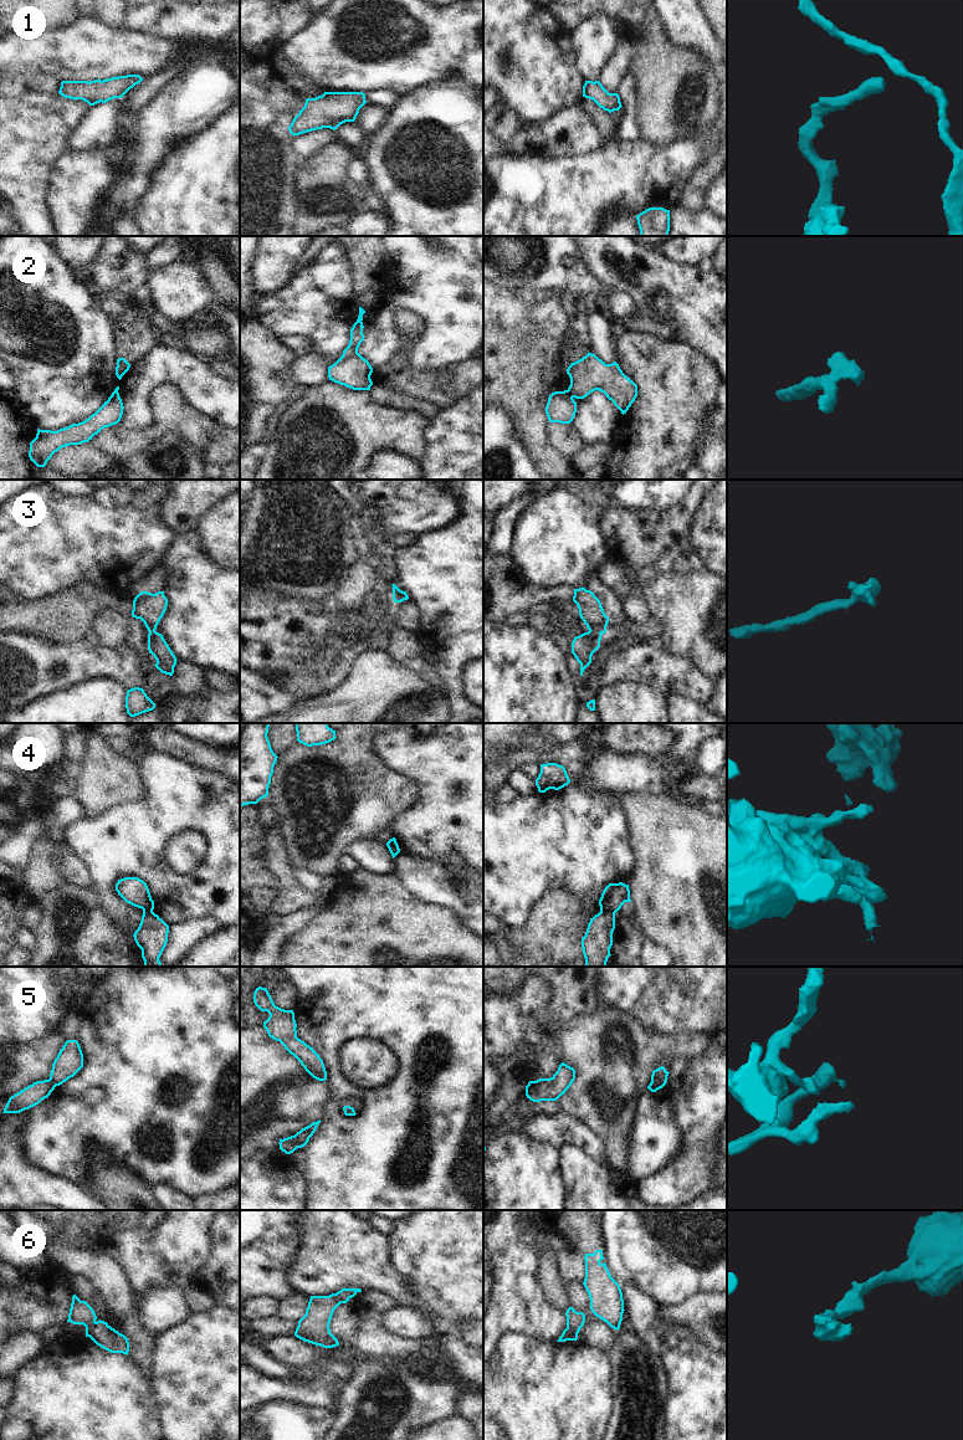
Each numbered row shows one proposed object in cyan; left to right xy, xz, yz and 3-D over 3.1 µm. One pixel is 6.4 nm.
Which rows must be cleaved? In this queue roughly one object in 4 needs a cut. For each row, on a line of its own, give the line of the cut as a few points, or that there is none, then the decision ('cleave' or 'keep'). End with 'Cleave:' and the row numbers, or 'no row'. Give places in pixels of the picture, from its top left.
1: no cut; keep
2: cut in yz along (567, 390), (573, 396); cleave
3: no cut; keep
4: cut in yz along (600, 908), (614, 915); cleave
5: cut in yz along (666, 1076), (660, 1076), (651, 1082); cleave
6: cut in xy along (96, 1322), (88, 1336); cleave
Cleave: 2, 4, 5, 6

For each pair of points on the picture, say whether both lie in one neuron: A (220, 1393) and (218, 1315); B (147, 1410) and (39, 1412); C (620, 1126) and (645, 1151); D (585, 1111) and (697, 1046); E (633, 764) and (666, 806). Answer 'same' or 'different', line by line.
A: same
B: same
C: different
D: same
E: different

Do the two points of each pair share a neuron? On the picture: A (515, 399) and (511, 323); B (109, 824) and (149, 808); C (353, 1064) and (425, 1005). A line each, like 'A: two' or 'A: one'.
A: two
B: one
C: two

